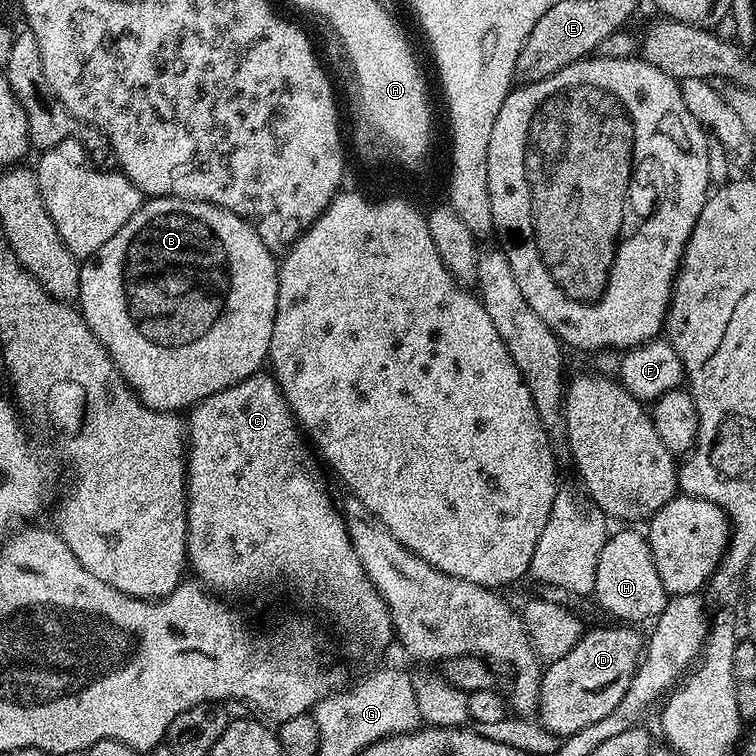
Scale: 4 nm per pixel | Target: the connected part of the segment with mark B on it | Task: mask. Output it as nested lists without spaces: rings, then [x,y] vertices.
[[[157,196],[145,199],[138,211],[128,219],[126,226],[122,226],[122,230],[118,230],[118,234],[114,234],[114,238],[110,238],[110,242],[102,246],[102,250],[98,250],[81,263],[78,307],[84,315],[86,326],[90,326],[98,342],[102,342],[114,366],[120,371],[125,382],[132,387],[138,399],[155,412],[179,413],[180,408],[191,409],[200,401],[210,398],[210,394],[218,394],[231,384],[237,384],[256,375],[265,367],[270,350],[270,338],[274,330],[279,277],[278,260],[272,249],[264,245],[252,225],[247,224],[238,214],[201,200],[179,200],[176,196]]]

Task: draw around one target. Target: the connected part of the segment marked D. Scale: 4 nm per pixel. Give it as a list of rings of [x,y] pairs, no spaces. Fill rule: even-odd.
[[[616,626],[620,628],[596,628],[593,632],[585,631],[579,642],[570,650],[570,654],[562,654],[562,658],[551,661],[543,669],[540,677],[540,707],[538,723],[548,732],[561,738],[583,730],[586,726],[597,724],[618,702],[622,702],[622,694],[630,686],[636,669],[642,659],[645,641],[635,632],[632,626]]]

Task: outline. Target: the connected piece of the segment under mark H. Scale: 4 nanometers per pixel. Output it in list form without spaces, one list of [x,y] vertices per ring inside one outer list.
[[[624,526],[621,532],[616,532],[608,541],[599,545],[596,588],[594,600],[597,600],[612,616],[617,616],[620,622],[636,622],[632,620],[655,621],[657,616],[669,602],[669,594],[662,586],[662,578],[658,578],[658,566],[654,566],[652,551],[648,545],[647,535],[643,531],[635,532],[635,527]]]

